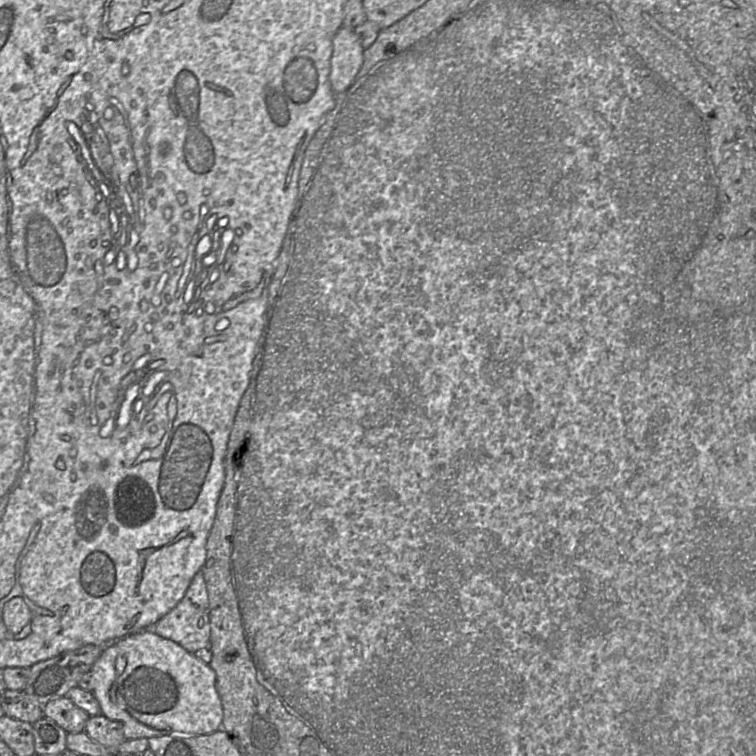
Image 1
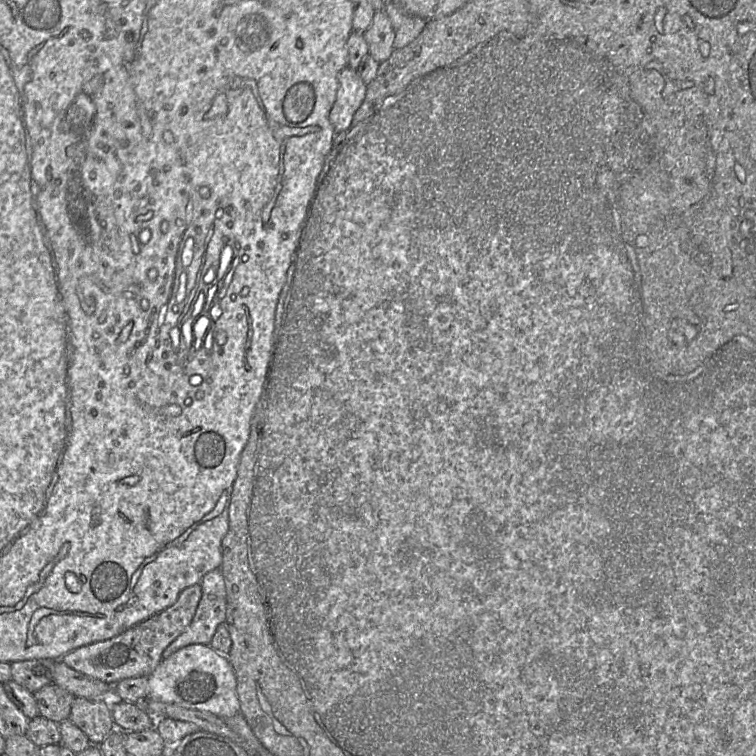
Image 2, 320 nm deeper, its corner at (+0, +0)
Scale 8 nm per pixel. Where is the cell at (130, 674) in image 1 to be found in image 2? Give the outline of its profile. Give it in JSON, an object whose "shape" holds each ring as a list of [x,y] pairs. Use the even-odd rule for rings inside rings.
{"shape":[[[190,644],[162,659],[148,676],[147,699],[229,718],[240,713],[236,687],[236,676],[227,656],[218,653],[210,645]]]}

